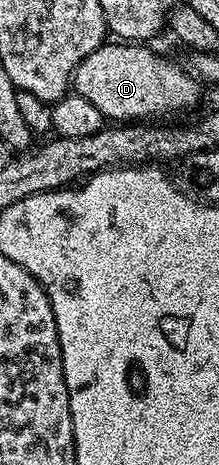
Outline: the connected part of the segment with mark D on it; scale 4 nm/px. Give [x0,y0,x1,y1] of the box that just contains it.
[73,42,200,122]

